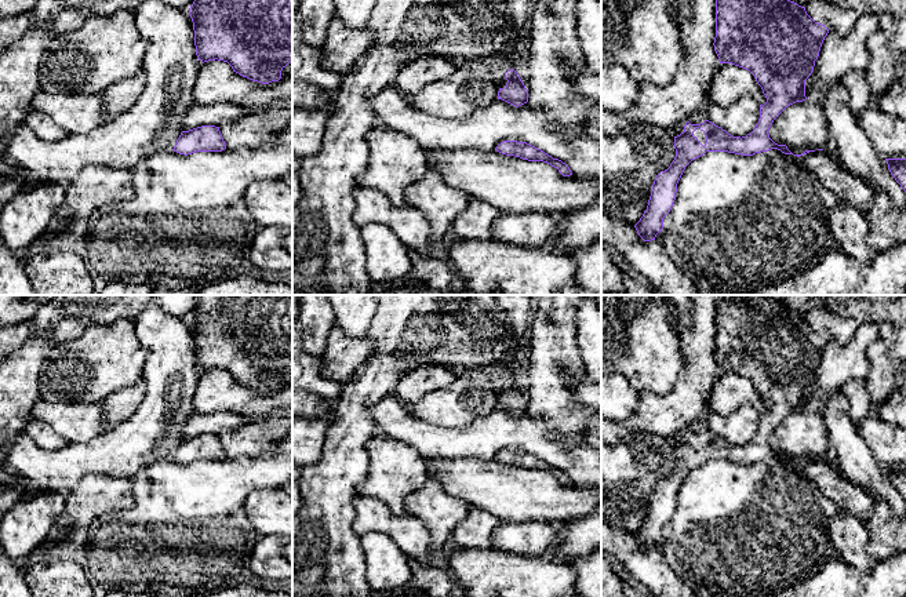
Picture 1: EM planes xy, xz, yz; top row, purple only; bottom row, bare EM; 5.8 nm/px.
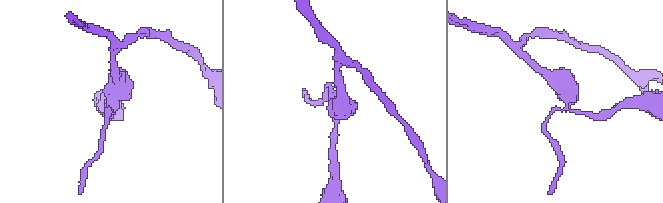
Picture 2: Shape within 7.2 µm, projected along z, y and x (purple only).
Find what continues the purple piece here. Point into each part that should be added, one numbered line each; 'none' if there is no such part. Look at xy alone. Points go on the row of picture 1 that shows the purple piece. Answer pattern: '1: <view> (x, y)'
none

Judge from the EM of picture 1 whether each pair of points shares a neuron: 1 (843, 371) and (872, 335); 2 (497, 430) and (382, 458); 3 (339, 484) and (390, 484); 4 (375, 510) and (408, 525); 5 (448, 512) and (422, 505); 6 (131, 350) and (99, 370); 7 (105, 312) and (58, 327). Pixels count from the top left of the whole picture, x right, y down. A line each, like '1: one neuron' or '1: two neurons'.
1: one neuron
2: two neurons
3: two neurons
4: one neuron
5: one neuron
6: one neuron
7: one neuron

